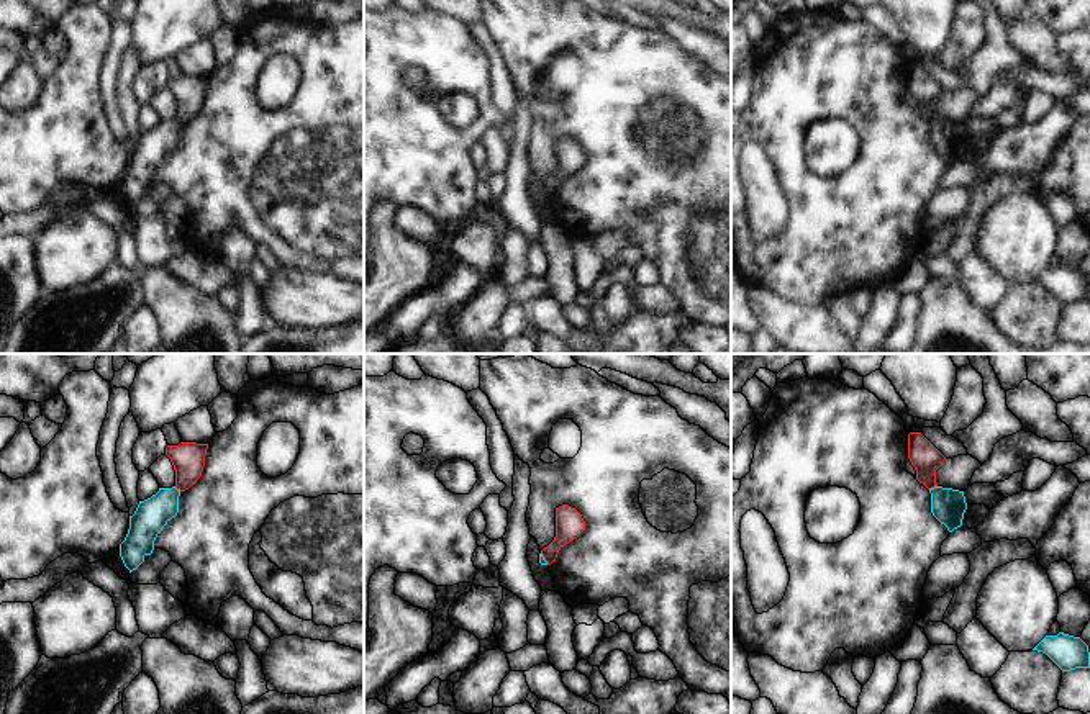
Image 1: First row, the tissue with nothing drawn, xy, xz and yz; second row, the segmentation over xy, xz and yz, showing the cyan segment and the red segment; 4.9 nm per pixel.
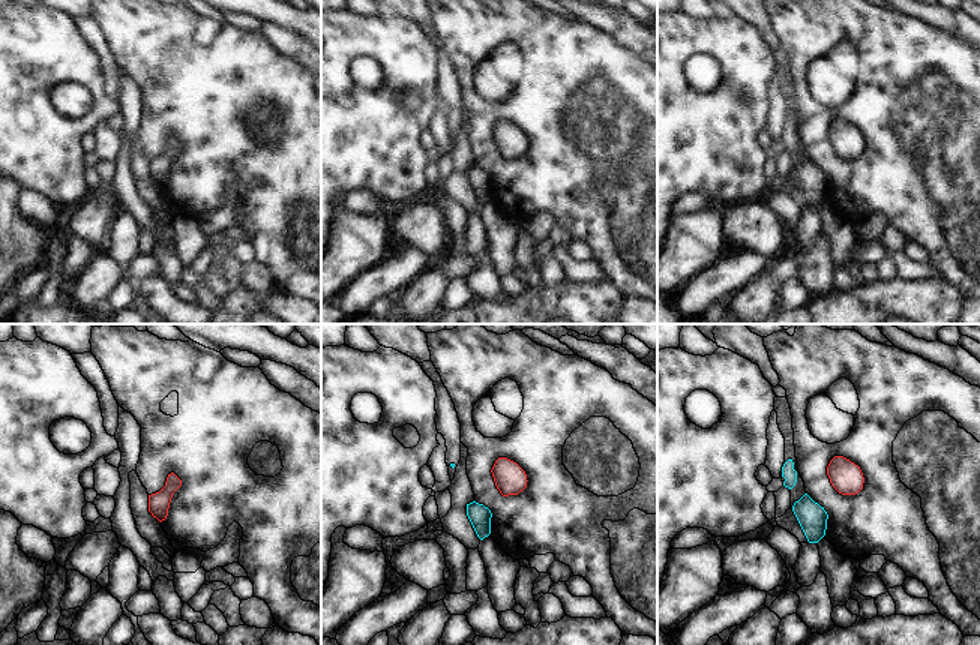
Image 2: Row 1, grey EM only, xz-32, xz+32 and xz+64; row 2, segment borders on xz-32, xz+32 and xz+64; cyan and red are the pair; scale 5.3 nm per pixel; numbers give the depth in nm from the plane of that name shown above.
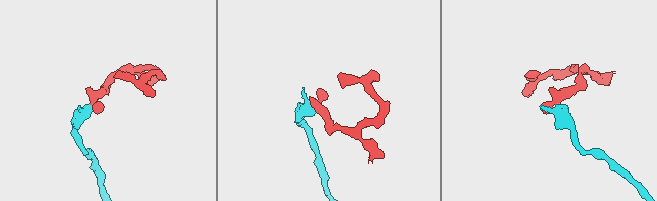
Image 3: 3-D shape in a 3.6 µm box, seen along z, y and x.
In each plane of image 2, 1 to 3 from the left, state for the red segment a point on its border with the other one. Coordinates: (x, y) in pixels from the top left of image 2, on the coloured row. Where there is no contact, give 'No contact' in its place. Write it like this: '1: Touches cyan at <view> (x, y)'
1: No contact
2: No contact
3: No contact.

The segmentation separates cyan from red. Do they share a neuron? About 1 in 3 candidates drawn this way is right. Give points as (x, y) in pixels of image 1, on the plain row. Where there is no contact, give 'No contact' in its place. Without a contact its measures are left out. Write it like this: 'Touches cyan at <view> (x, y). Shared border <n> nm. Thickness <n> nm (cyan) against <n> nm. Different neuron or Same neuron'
Touches cyan at yz (935, 120). Shared border 50 nm. Thickness 170 nm (cyan) against 150 nm. Different neuron.

